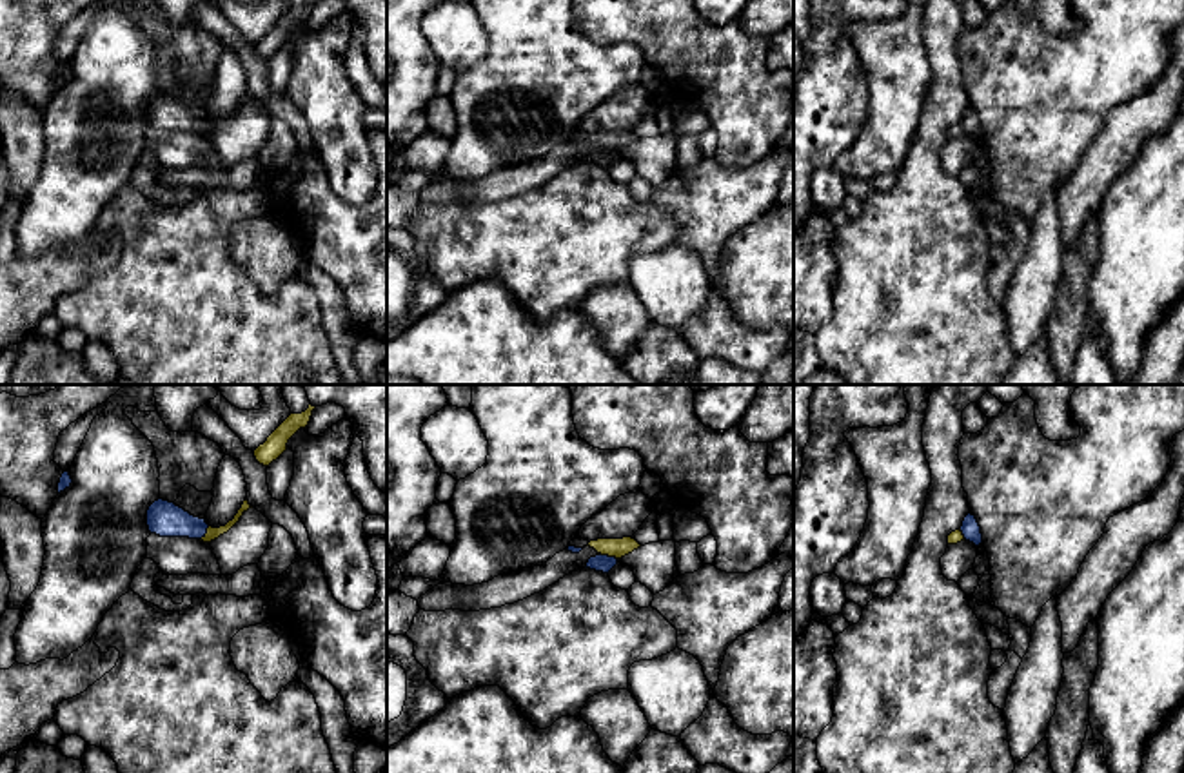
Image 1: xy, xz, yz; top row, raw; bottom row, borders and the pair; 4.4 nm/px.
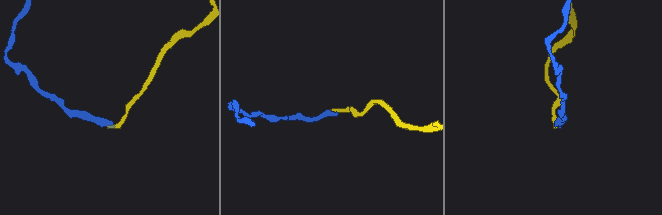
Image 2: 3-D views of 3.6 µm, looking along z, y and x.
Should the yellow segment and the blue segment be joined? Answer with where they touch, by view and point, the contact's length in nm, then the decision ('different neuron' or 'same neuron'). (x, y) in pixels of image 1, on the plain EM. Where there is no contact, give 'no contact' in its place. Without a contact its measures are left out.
contact xz (609, 149); length 90 nm; different neuron

